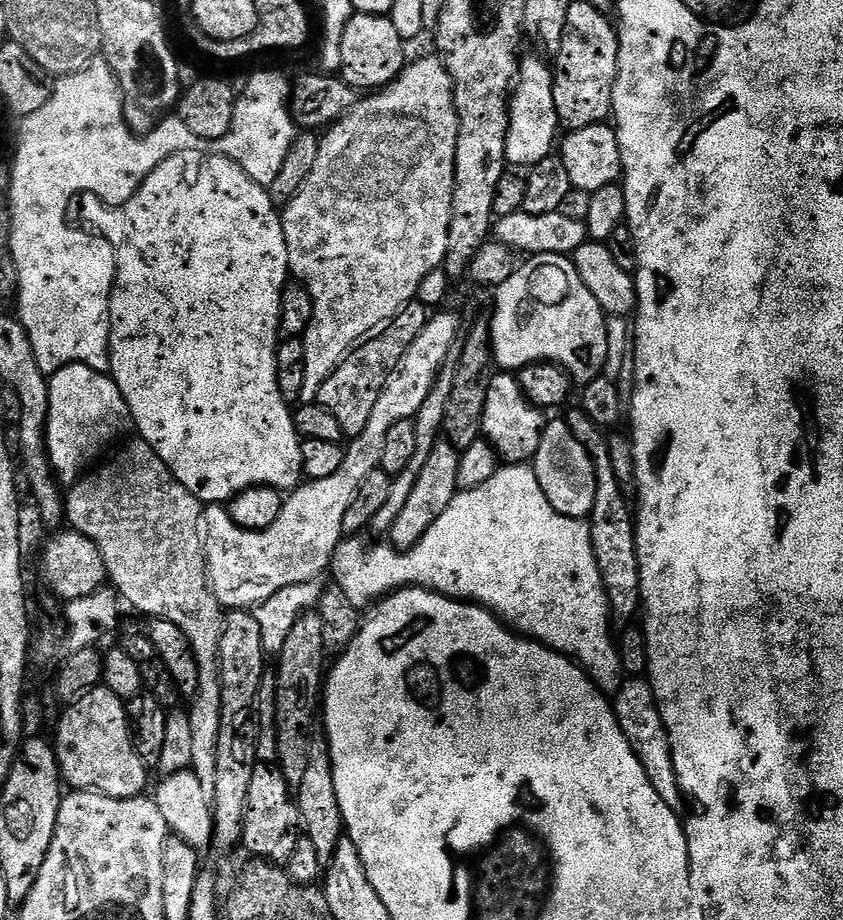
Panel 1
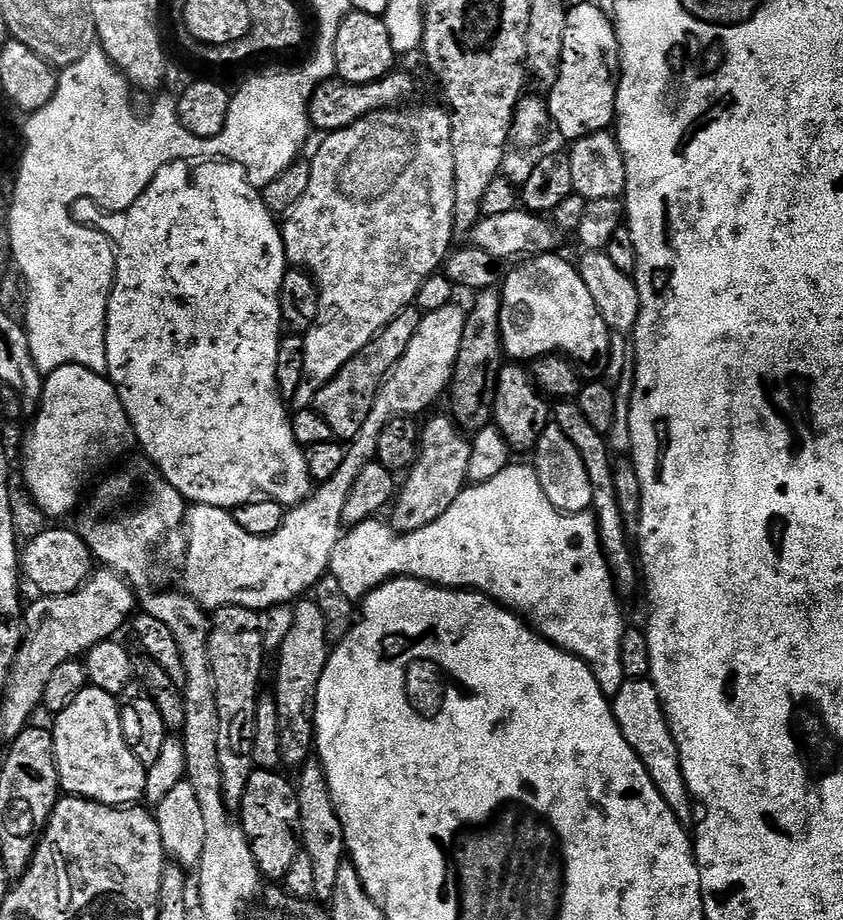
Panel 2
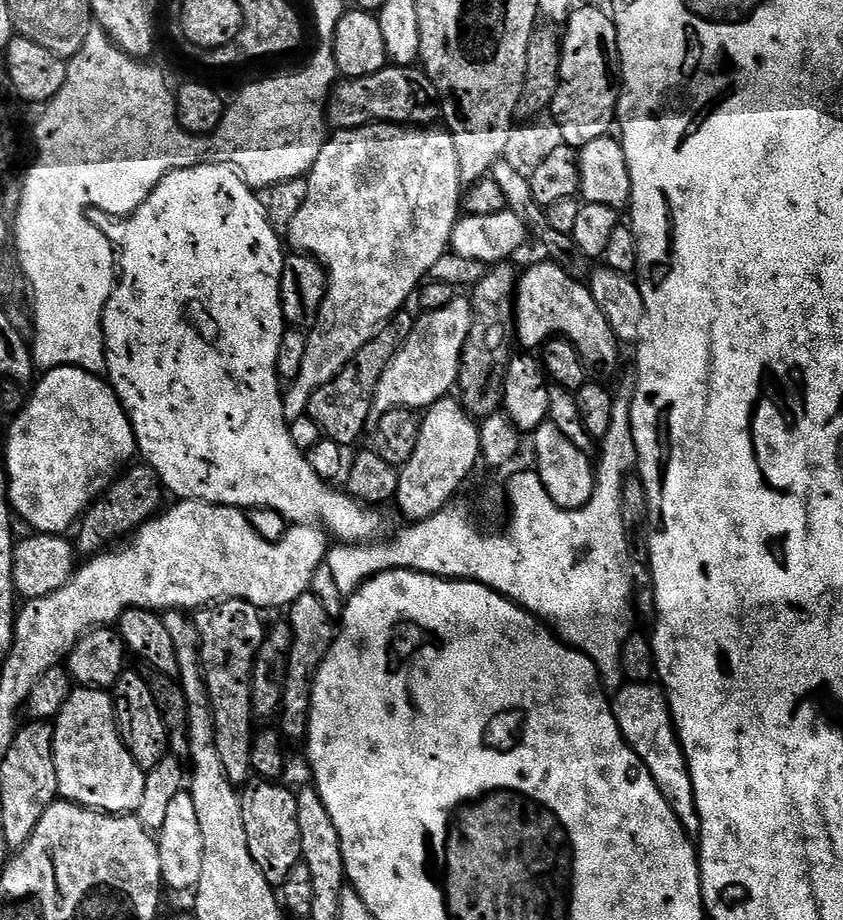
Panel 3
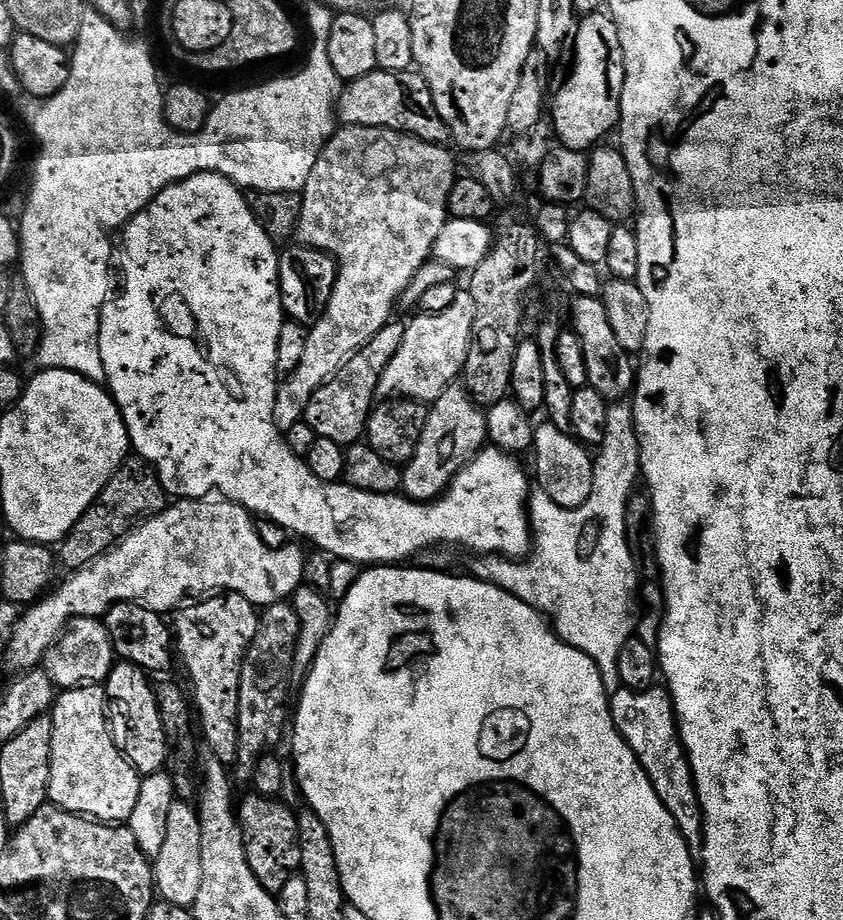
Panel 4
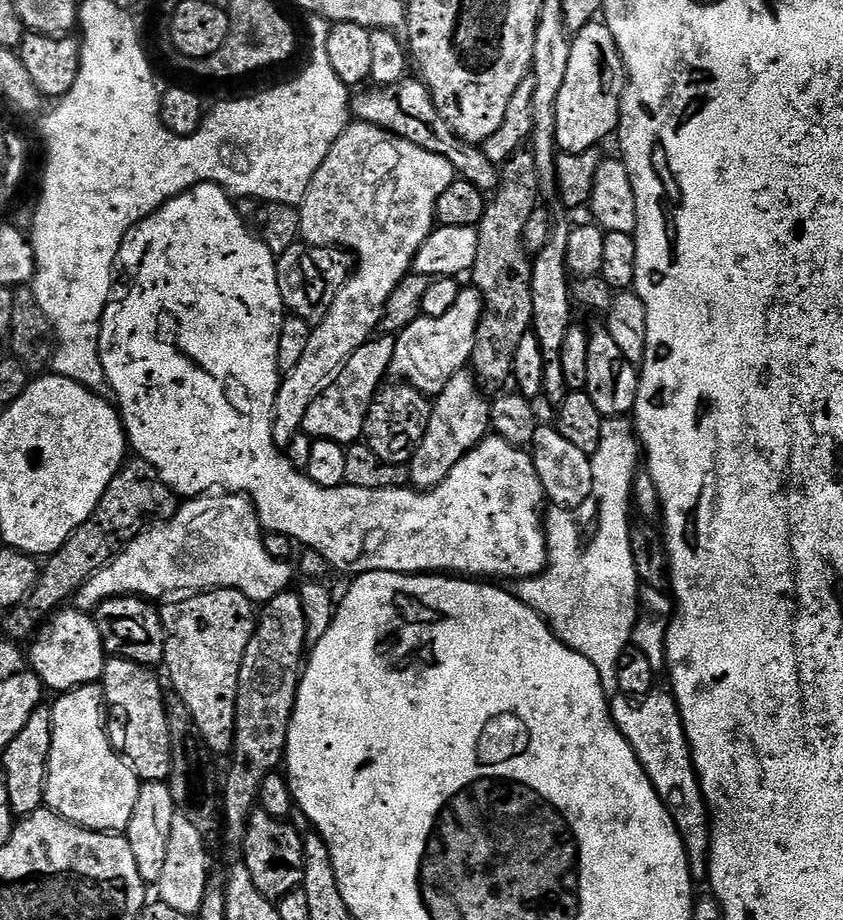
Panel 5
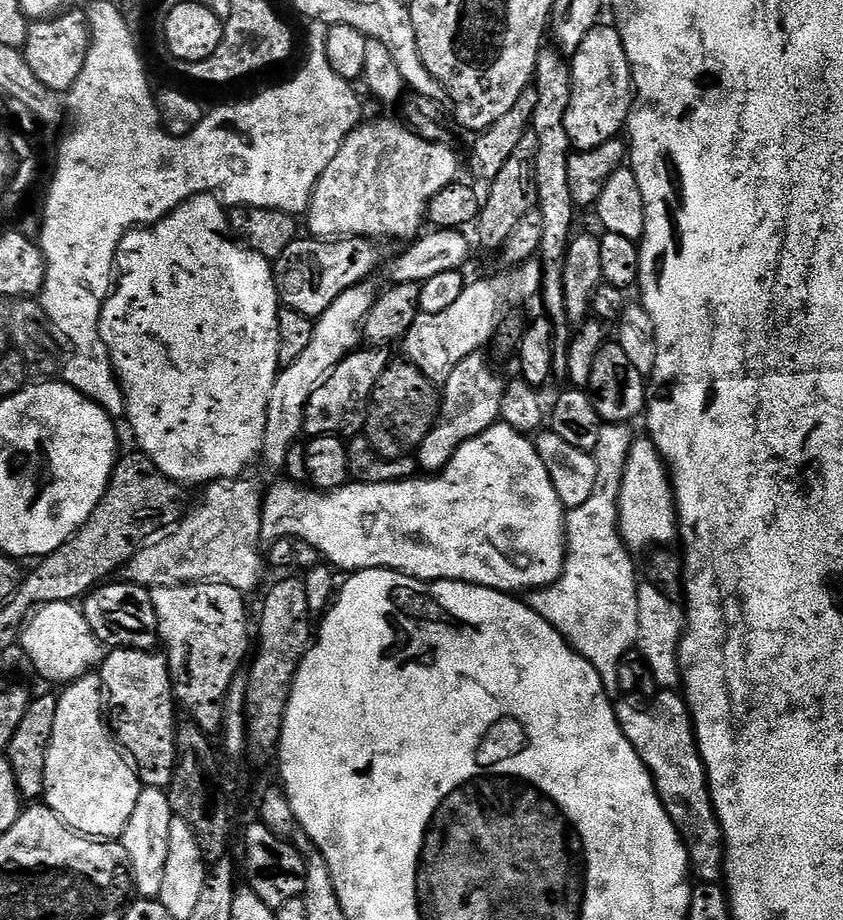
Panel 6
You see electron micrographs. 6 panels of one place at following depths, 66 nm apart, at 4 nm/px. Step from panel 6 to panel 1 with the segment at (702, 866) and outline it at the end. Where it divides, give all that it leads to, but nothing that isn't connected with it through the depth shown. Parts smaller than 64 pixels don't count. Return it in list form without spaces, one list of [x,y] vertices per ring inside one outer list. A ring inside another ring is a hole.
[[[644,678],[625,679],[619,692],[614,697],[614,707],[618,726],[622,726],[622,734],[626,734],[626,742],[630,742],[630,750],[642,762],[642,770],[646,770],[646,778],[650,778],[650,786],[658,790],[658,798],[670,806],[670,810],[679,813],[686,801],[685,793],[680,790],[680,783],[674,770],[674,758],[668,741],[668,731],[660,717],[660,706],[651,683]]]

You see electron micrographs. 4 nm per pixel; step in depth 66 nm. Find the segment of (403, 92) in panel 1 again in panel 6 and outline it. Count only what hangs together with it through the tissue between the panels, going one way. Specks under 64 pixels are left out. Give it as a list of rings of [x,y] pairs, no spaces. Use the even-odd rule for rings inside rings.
[[[376,120],[373,124],[364,122],[344,139],[342,146],[334,154],[334,158],[328,163],[324,173],[318,178],[318,182],[312,191],[312,200],[308,204],[306,219],[308,219],[308,228],[312,231],[309,233],[313,237],[347,238],[349,236],[366,236],[369,240],[377,242],[385,242],[384,240],[404,240],[403,242],[408,242],[421,235],[422,229],[420,227],[425,227],[430,198],[434,198],[434,194],[438,194],[438,190],[442,190],[446,185],[453,183],[457,179],[456,152],[452,148],[447,148],[449,146],[447,143],[422,138],[417,132],[413,132],[411,128],[403,123],[400,124],[395,124],[392,120]],[[357,286],[346,290],[329,308],[314,320],[314,335],[310,337],[306,350],[298,362],[281,367],[276,374],[274,390],[270,390],[270,402],[266,414],[264,431],[263,459],[268,459],[276,466],[283,465],[286,454],[292,444],[301,439],[304,430],[304,411],[306,402],[320,383],[362,344],[362,329],[366,314],[370,314],[377,293],[371,292],[368,286]]]

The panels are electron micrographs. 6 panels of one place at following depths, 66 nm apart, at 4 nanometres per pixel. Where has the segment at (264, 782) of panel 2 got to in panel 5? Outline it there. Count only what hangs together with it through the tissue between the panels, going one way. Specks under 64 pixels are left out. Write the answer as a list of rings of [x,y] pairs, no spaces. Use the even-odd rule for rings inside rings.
[[[263,810],[250,814],[246,826],[242,863],[250,870],[254,886],[267,900],[278,902],[304,883],[304,836],[287,819]]]

